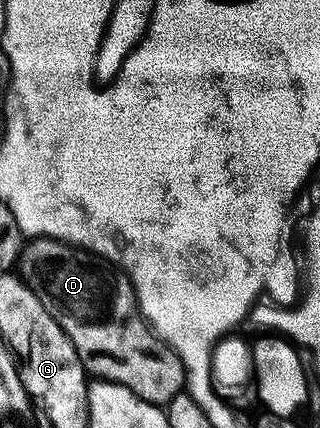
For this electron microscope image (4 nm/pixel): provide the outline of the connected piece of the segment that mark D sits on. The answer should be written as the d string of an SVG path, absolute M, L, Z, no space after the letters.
M34 237L24 243L19 259L19 274L33 289L35 296L39 296L47 312L55 316L81 355L86 375L97 380L118 382L121 386L131 388L135 396L154 404L168 404L175 395L182 393L186 385L184 365L175 351L166 342L162 342L146 322L141 307L137 305L135 283L120 265L110 264L80 246L60 242L58 238Z

